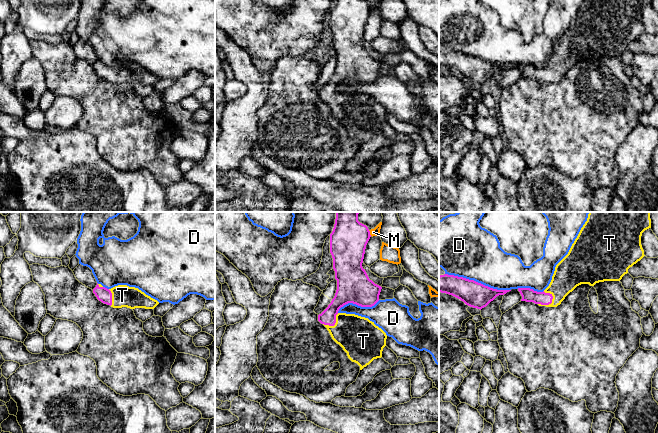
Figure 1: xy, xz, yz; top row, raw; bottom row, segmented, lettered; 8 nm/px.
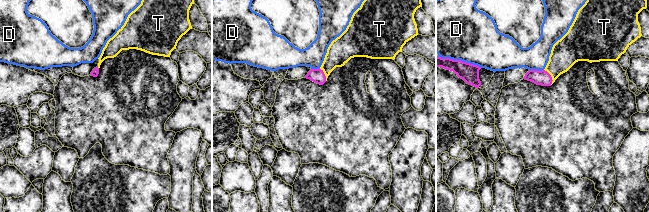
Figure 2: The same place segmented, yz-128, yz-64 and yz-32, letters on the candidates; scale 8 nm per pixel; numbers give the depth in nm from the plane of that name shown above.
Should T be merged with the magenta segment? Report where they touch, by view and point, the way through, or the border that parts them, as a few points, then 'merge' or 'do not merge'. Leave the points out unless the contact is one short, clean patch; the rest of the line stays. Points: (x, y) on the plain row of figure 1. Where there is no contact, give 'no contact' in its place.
yz (548, 80) | across yz (529, 71), (542, 74), (548, 80), (565, 55) | merge

